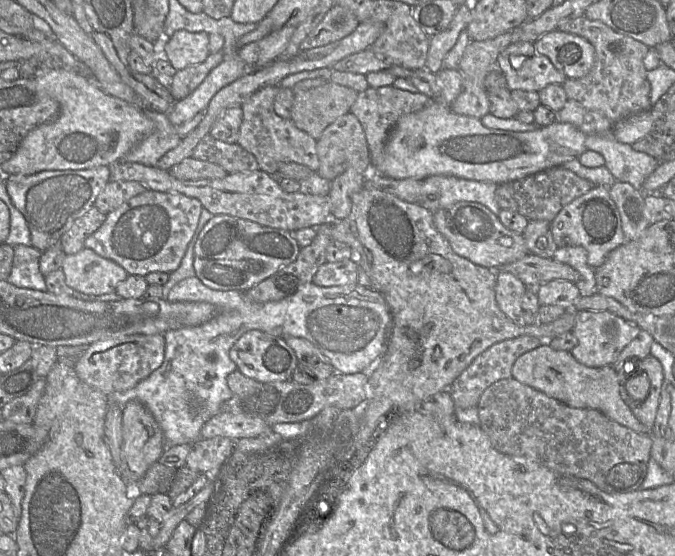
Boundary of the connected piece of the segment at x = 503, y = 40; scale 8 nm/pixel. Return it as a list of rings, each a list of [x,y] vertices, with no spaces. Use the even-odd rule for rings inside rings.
[[[509,31],[490,40],[470,41],[458,65],[458,70],[463,77],[463,84],[462,91],[450,106],[454,113],[478,119],[490,113],[490,103],[484,80],[488,72],[497,67],[498,55],[511,44],[511,36],[512,32]]]

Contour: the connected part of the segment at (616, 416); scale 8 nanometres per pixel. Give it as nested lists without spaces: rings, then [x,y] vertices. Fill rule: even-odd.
[[[544,343],[517,358],[512,367],[512,376],[520,383],[570,407],[598,410],[611,420],[635,432],[650,434],[649,429],[635,417],[620,396],[618,373],[612,365],[588,367],[578,362],[570,352],[555,350]]]

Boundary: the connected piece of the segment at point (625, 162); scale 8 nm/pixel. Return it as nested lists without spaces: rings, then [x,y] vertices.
[[[568,99],[563,109],[556,112],[555,115],[556,121],[570,123],[587,136],[585,140],[586,150],[597,152],[604,157],[604,166],[611,172],[616,181],[629,183],[642,192],[643,183],[658,167],[659,160],[644,152],[634,150],[630,144],[618,141],[611,133],[612,121],[601,112],[586,109],[576,100]]]

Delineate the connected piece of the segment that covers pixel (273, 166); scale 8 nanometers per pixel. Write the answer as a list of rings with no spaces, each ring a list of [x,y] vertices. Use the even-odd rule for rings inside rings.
[[[279,85],[264,87],[242,104],[243,119],[237,144],[253,154],[260,170],[267,174],[277,174],[279,166],[287,162],[305,165],[317,173],[320,168],[317,140],[297,128],[292,120],[286,120],[275,112],[274,102],[279,87]]]

